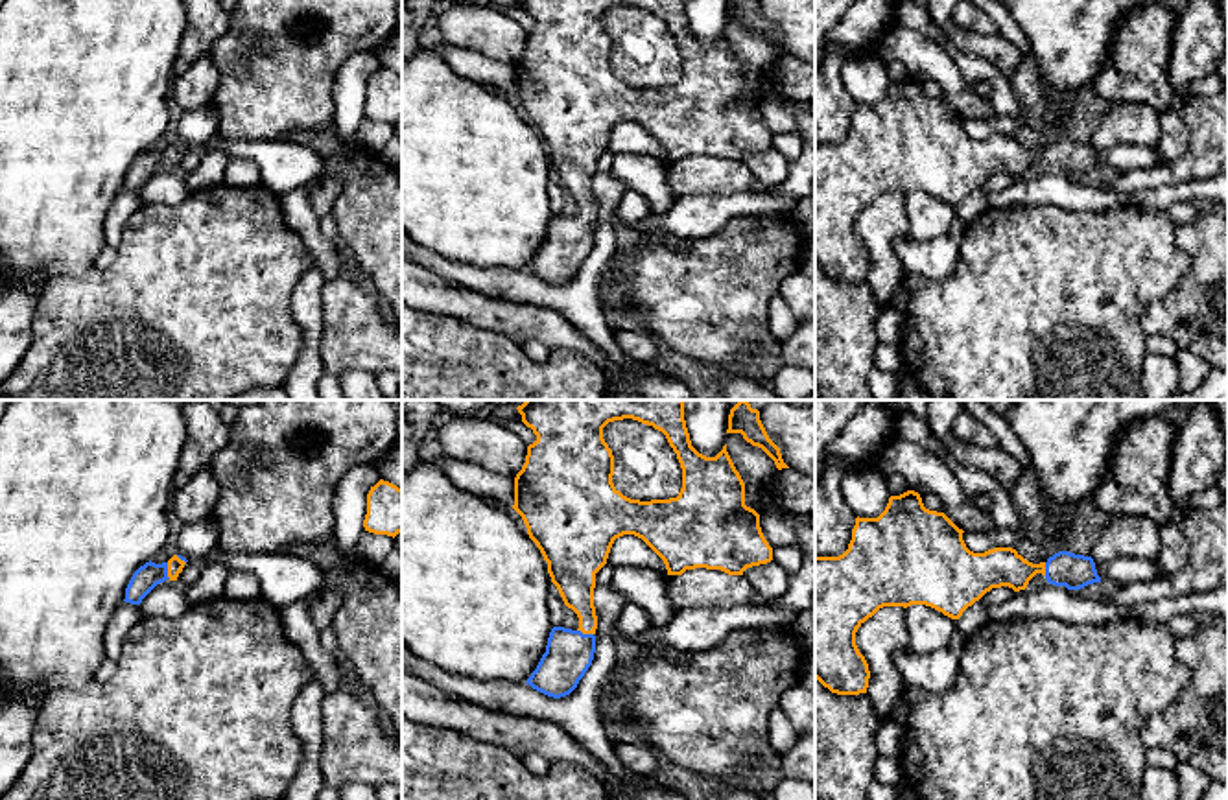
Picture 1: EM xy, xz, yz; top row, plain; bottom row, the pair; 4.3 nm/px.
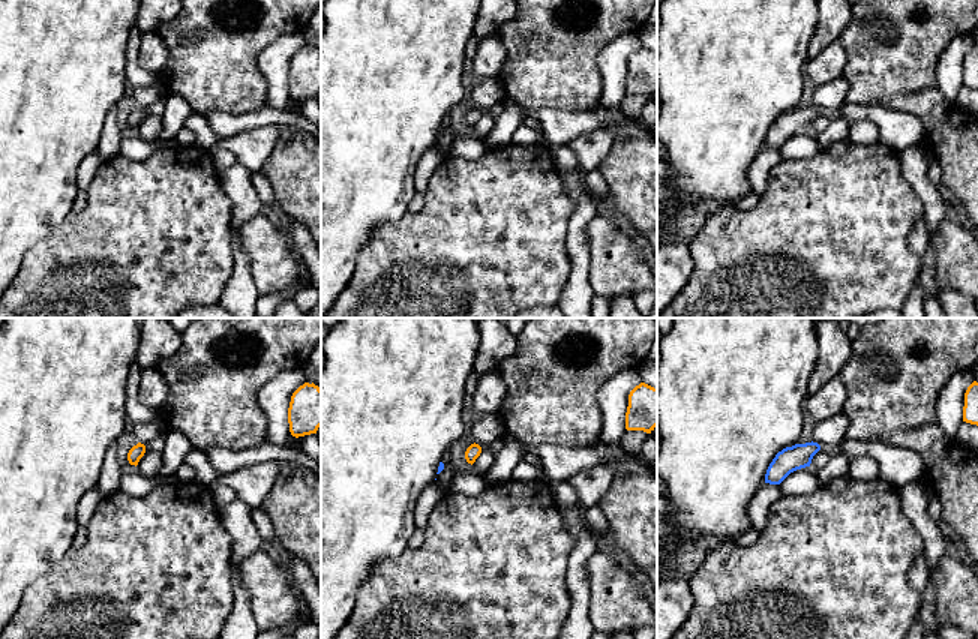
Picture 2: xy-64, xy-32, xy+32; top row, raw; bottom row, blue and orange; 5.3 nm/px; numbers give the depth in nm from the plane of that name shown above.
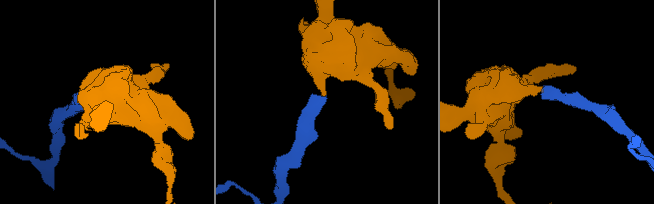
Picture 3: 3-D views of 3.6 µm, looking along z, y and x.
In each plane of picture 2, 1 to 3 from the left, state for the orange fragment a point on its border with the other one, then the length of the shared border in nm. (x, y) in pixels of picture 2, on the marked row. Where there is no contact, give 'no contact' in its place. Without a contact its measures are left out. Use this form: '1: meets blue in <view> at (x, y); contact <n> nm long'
1: no contact
2: no contact
3: no contact

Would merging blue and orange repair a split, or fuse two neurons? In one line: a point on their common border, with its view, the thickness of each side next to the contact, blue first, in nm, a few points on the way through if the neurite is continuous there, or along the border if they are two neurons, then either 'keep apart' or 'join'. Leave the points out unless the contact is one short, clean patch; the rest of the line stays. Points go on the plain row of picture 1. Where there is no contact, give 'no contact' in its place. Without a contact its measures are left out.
xy (166, 157) | 110/70 nm | across xy (146, 164), (166, 157), (176, 152) | join

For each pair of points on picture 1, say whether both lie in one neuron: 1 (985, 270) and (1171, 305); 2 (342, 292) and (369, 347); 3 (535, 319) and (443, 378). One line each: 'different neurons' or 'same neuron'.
1: different neurons
2: same neuron
3: different neurons

